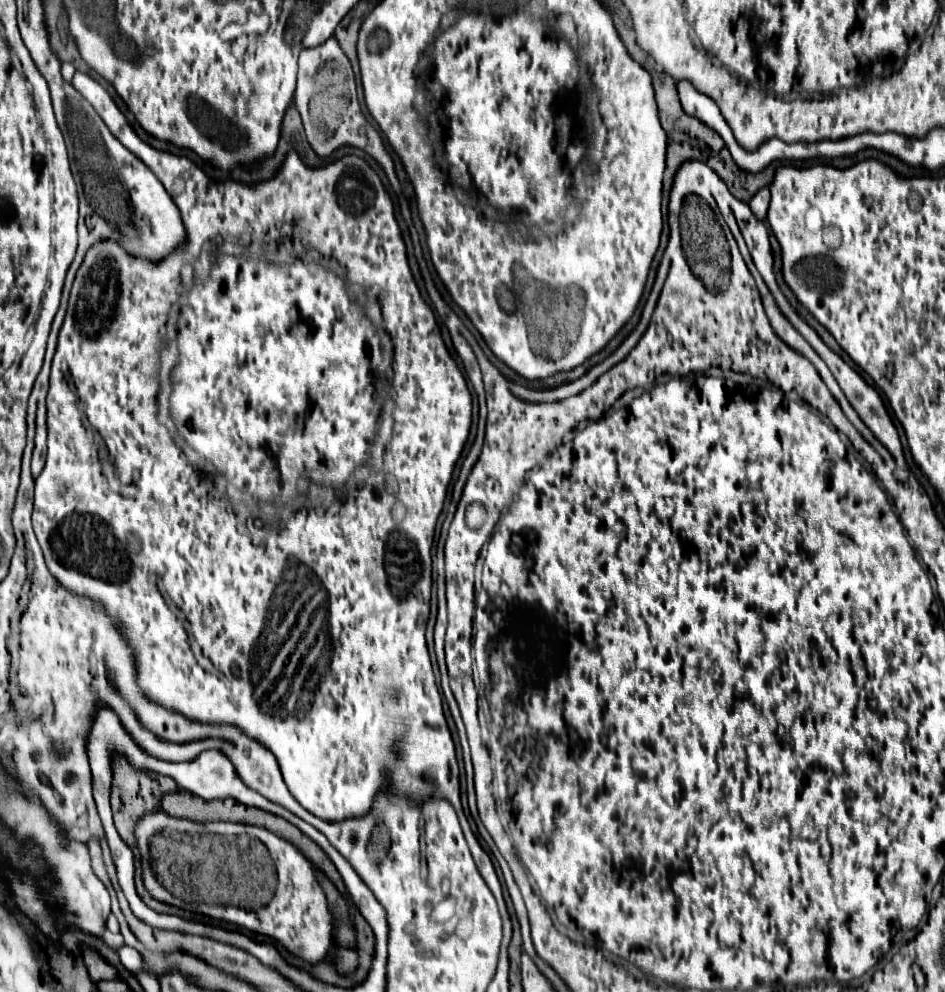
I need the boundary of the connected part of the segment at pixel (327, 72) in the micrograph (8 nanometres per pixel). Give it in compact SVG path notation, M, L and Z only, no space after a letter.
M328 38L324 44L316 48L302 50L298 60L298 88L296 88L294 104L302 118L306 142L310 144L310 148L316 152L318 158L332 156L340 146L360 148L382 166L393 193L403 194L394 162L382 144L380 132L366 122L360 110L358 96L356 96L356 78L354 78L350 60L338 46L336 38Z

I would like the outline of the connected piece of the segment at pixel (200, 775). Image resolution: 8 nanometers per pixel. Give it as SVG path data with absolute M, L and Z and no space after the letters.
M206 750L206 752L202 752L198 758L194 758L194 760L190 760L190 762L164 762L164 760L156 760L156 758L146 758L142 768L148 768L148 770L154 770L154 772L160 772L160 774L164 774L164 776L174 778L180 788L190 790L192 794L202 796L204 800L234 798L234 800L240 800L242 804L252 804L252 806L264 804L264 810L268 810L268 812L272 812L272 814L278 814L278 816L284 816L290 824L300 824L300 818L298 818L298 816L294 816L294 814L288 812L286 808L282 808L282 806L278 806L278 804L266 800L262 794L258 794L258 792L254 792L252 788L248 788L248 786L240 780L240 776L236 774L236 770L234 770L230 758L228 758L224 752L220 752L220 750Z

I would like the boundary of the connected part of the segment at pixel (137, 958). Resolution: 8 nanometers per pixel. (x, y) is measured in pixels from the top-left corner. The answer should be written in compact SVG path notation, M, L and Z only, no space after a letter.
M120 946L120 948L116 948L116 954L118 954L118 958L120 958L120 962L122 962L124 968L138 968L138 970L144 970L142 956L140 956L134 948L130 948L130 946Z

